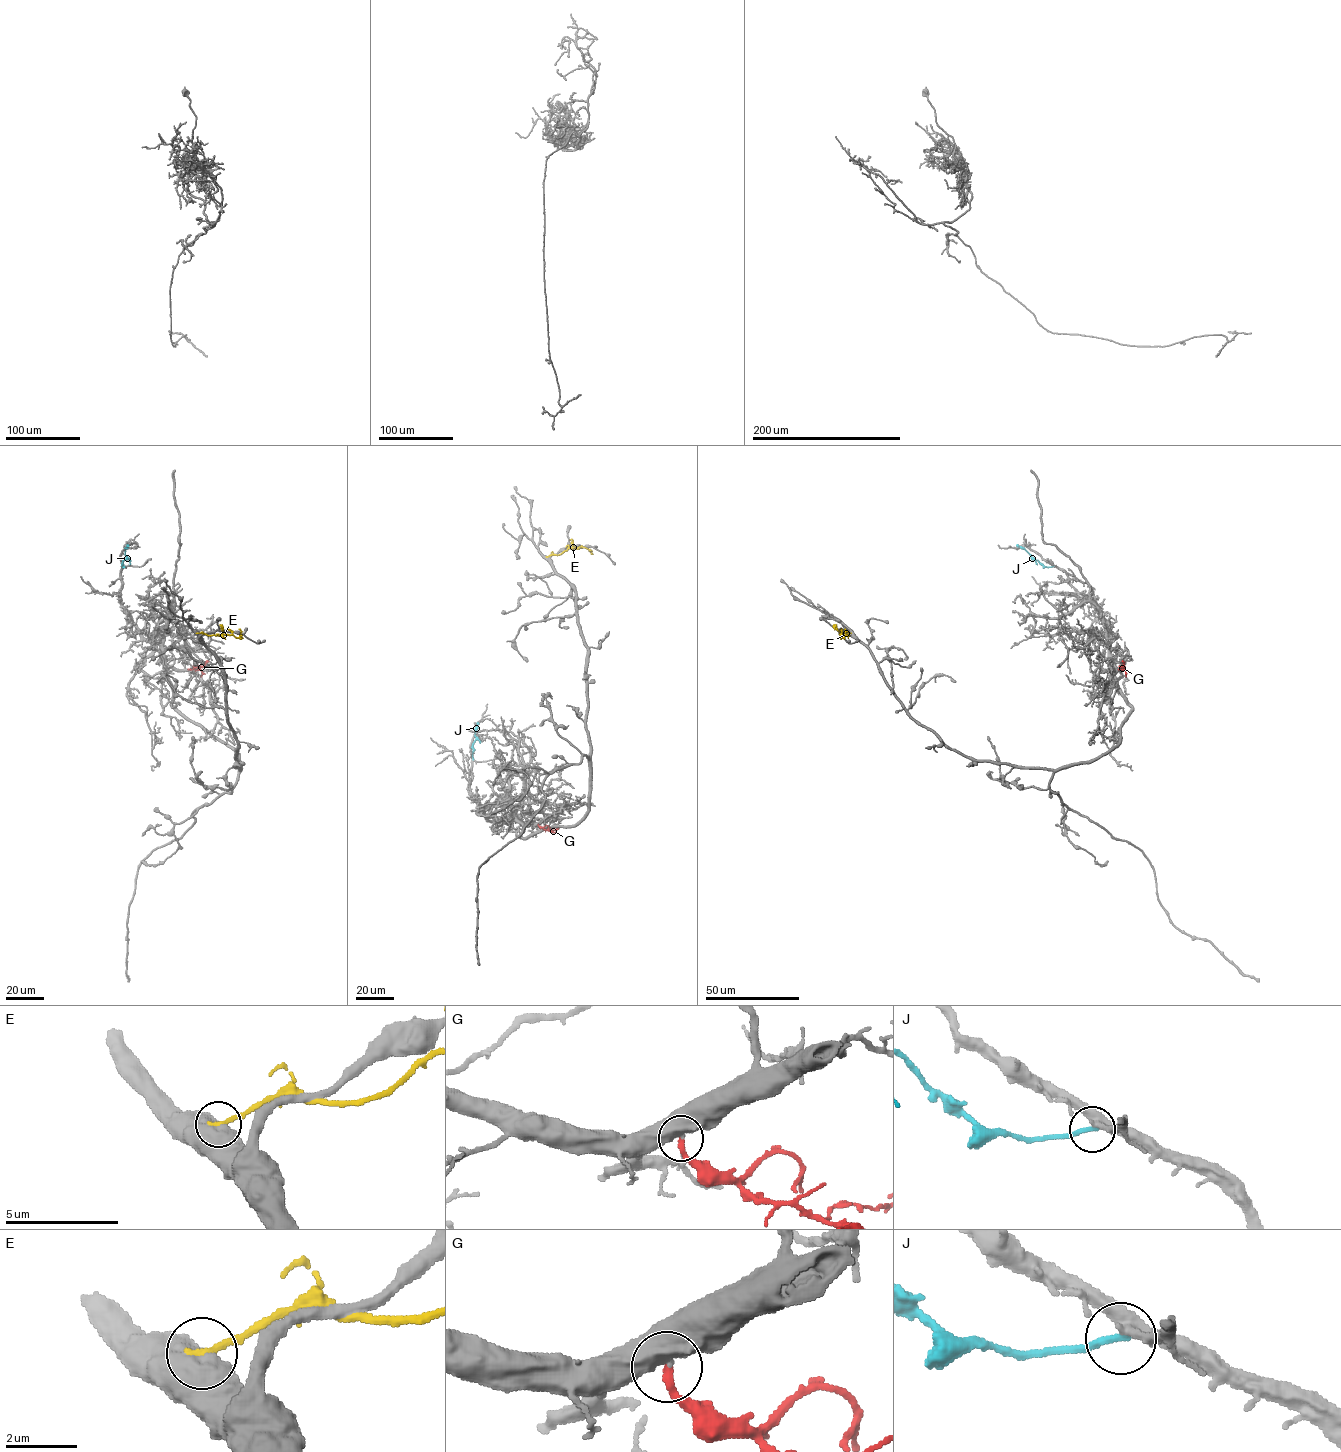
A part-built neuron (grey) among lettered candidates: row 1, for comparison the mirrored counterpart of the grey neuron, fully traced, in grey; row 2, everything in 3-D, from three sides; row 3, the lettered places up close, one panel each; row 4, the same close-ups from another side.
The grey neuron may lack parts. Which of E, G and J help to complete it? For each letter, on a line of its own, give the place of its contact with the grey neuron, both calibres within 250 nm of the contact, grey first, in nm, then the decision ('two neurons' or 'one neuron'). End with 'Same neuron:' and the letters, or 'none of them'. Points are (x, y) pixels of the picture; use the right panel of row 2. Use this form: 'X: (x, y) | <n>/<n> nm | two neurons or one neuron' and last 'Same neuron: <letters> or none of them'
E: (851, 633) | 900/220 nm | two neurons
G: (1118, 669) | 750/260 nm | one neuron
J: (1053, 566) | 360/220 nm | two neurons
Same neuron: G

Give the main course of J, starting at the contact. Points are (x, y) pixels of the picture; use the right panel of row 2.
J: (1053, 566), (1044, 566), (1016, 545)

